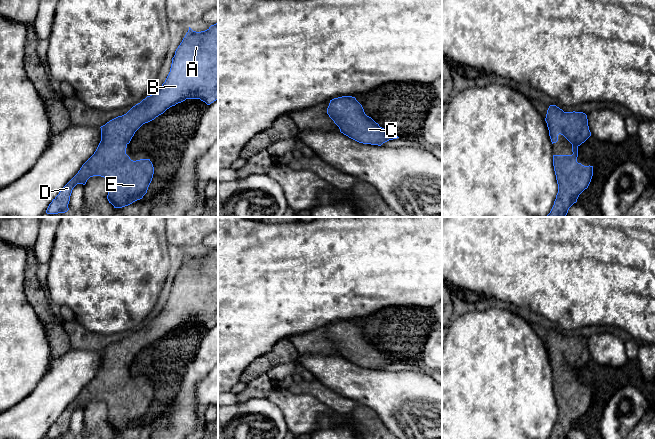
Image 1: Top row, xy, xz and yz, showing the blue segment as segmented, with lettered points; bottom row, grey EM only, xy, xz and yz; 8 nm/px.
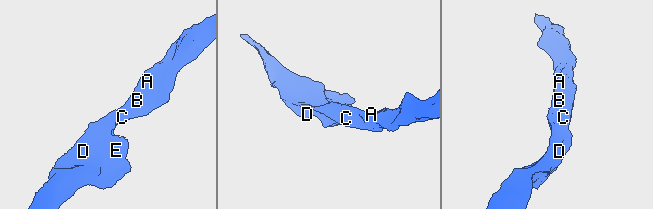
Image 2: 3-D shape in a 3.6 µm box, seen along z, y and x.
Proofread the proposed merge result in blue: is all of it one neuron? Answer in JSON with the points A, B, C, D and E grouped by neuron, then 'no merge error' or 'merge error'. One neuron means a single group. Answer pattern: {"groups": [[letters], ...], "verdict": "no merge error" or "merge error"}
{"groups": [["A", "B", "C", "D", "E"]], "verdict": "no merge error"}

